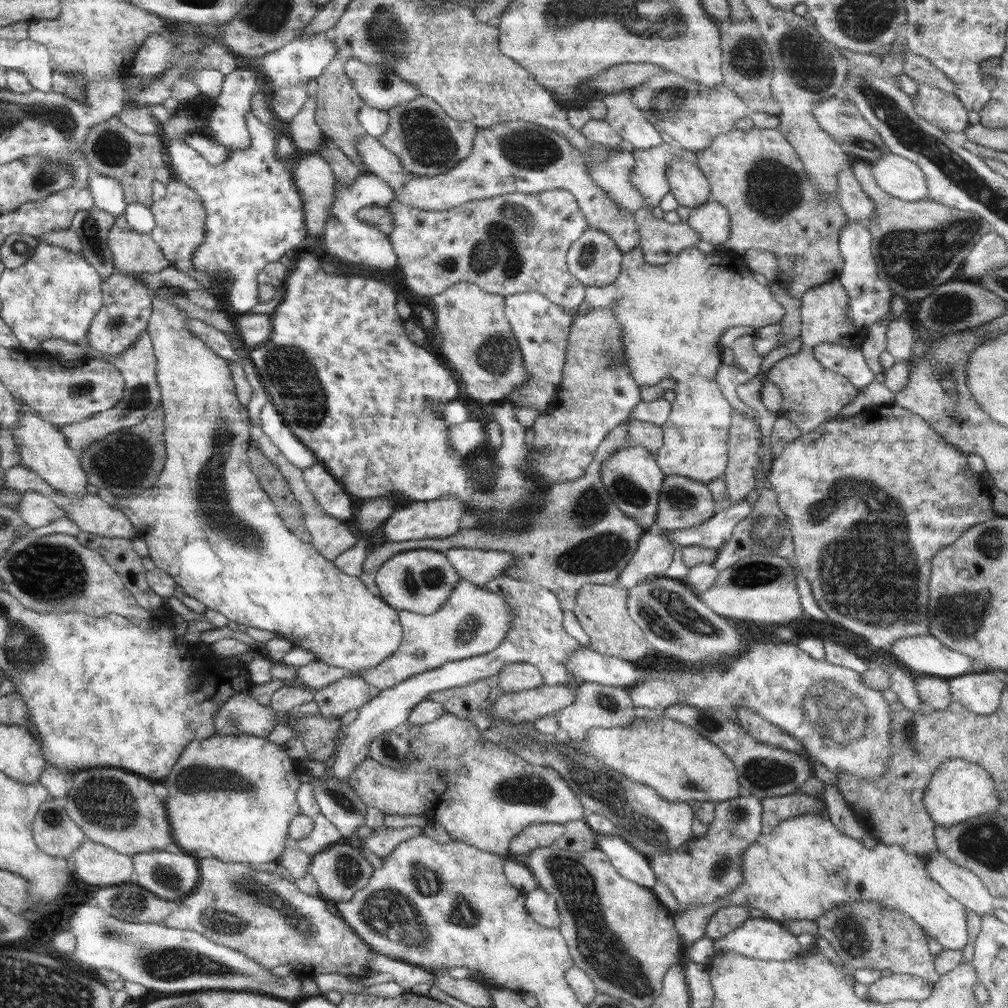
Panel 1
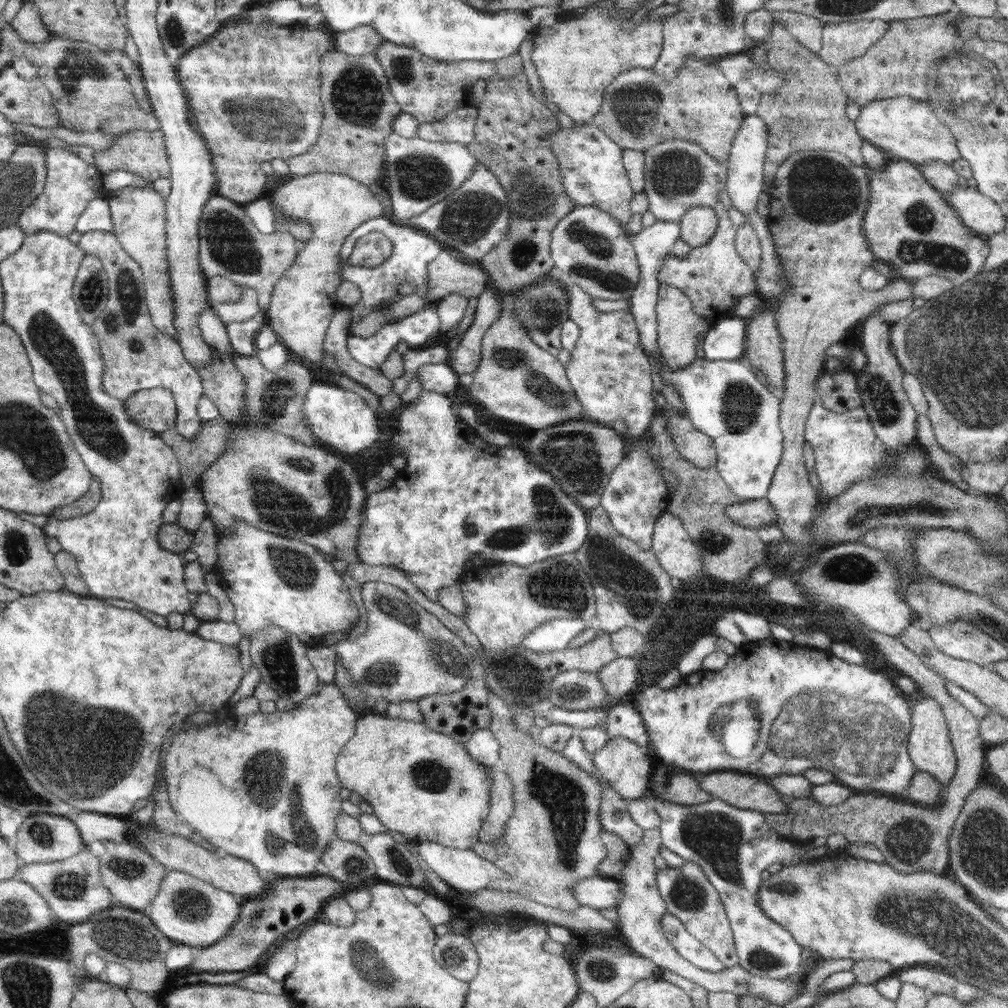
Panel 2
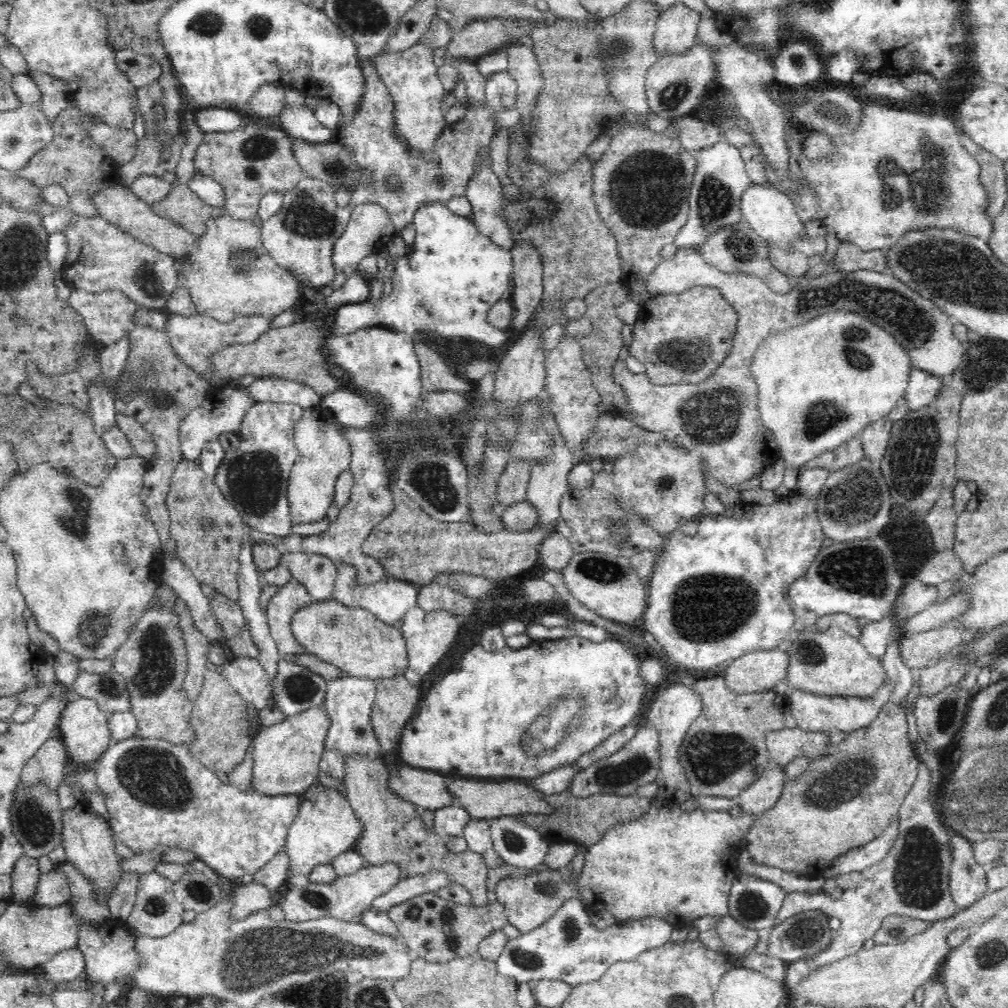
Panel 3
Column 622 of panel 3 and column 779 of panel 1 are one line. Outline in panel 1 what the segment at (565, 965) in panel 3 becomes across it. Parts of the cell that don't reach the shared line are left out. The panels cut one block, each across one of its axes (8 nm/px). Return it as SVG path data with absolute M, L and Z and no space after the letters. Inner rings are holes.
M747 918L732 934L716 940L715 949L737 952L748 958L788 962L804 954L797 936L770 918Z

